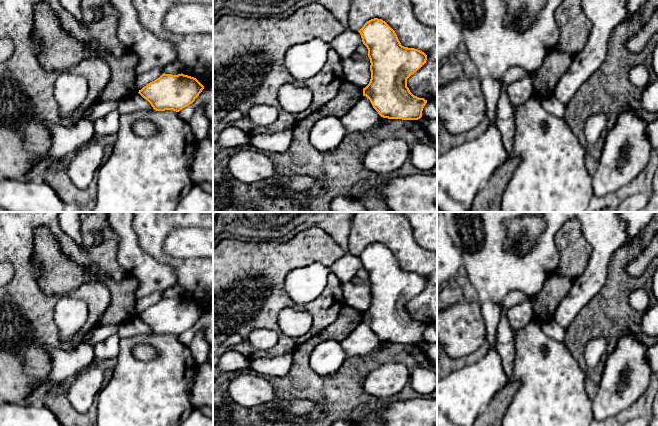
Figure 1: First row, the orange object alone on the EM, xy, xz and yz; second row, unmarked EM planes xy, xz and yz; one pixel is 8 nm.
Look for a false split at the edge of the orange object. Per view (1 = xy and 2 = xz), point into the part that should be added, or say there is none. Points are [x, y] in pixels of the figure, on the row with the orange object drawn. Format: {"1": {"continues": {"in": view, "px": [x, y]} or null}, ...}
{"1": {"continues": null}, "2": {"continues": null}}

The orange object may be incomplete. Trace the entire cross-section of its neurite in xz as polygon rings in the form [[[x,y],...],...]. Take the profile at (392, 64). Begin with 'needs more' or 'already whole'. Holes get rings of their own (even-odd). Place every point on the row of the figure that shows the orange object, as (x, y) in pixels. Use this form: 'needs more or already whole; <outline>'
already whole; [[[374,18],[367,21],[358,32],[368,49],[367,55],[371,63],[371,79],[363,88],[363,96],[370,100],[373,108],[383,118],[420,119],[427,100],[410,92],[407,79],[426,63],[427,55],[418,49],[402,46],[395,31],[382,19]]]

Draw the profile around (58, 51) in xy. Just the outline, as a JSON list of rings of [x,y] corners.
[[[47,2],[34,7],[34,31],[31,37],[37,44],[37,59],[47,71],[72,71],[82,60],[90,56],[101,56],[110,66],[110,81],[100,96],[100,101],[119,101],[137,93],[135,89],[138,58],[126,52],[120,57],[88,48],[71,36],[63,27],[57,13]]]

